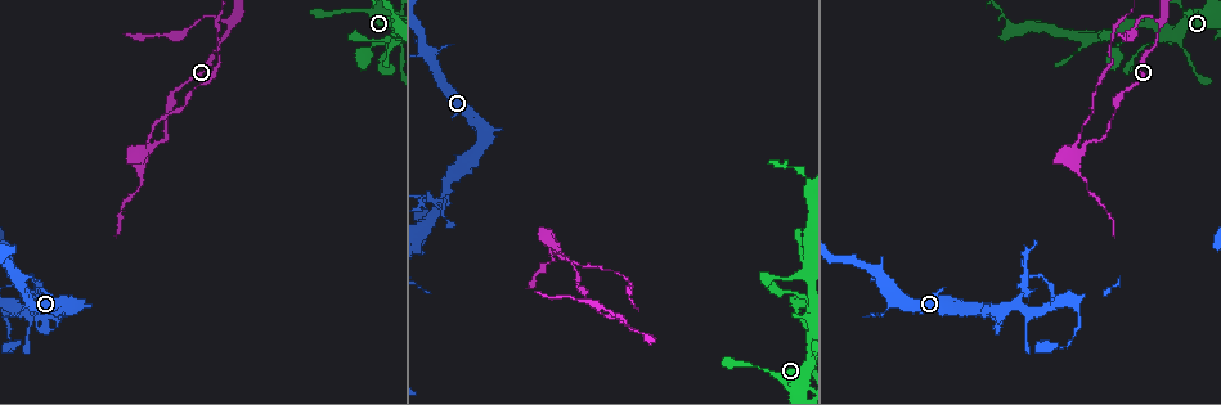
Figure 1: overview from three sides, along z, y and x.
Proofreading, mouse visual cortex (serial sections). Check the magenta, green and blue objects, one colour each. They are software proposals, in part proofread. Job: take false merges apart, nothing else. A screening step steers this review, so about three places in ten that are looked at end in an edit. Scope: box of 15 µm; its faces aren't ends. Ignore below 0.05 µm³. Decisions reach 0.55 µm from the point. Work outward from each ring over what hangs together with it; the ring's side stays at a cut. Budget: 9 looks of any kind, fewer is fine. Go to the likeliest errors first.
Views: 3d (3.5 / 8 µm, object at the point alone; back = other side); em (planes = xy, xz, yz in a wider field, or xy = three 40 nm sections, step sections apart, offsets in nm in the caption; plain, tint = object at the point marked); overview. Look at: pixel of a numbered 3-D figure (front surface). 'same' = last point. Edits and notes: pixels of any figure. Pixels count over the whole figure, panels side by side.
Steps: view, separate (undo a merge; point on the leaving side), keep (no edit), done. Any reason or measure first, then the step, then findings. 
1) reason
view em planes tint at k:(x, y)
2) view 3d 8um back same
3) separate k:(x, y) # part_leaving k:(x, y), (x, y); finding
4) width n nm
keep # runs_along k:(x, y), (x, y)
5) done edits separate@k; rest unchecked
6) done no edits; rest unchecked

a fork
view 3d 3.5um at 1:(227, 29)

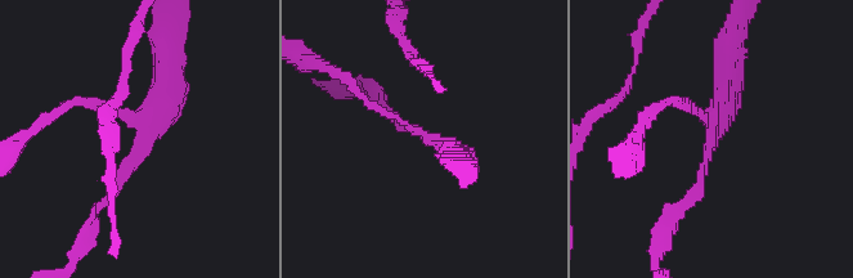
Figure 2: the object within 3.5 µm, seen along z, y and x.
arms 3; arm_widths 150, 150, 300 nm; shape alone is not enough
view em xy step 3 tint at 2:(713, 139)

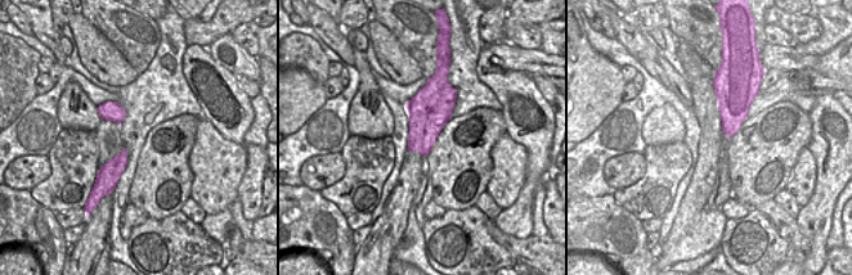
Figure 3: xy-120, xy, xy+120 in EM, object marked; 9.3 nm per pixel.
separate 2:(687, 104) # two cells meet here

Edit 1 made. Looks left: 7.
four-way junction
view 3d 3.5um at 1:(1077, 151)

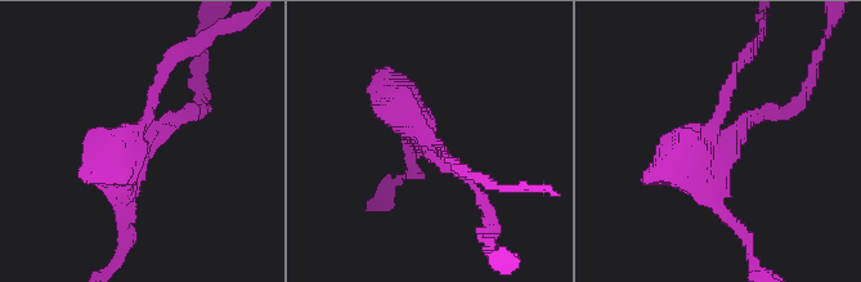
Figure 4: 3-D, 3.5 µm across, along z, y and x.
shape alone is not enough
view em xy step 5 tint at 4:(717, 142)

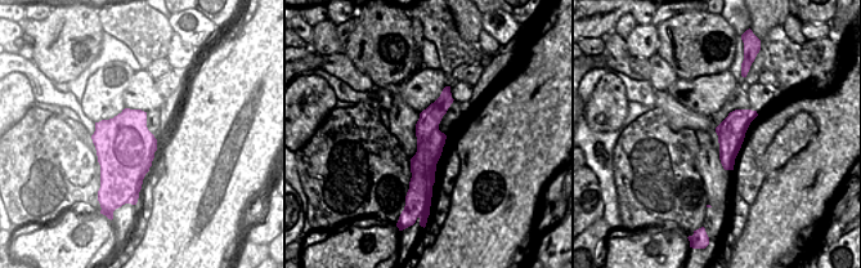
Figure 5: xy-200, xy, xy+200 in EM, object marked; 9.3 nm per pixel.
separate 4:(408, 107) # border 5:(435, 165), (429, 169), (424, 199); two cells meet here

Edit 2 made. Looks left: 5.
view overview

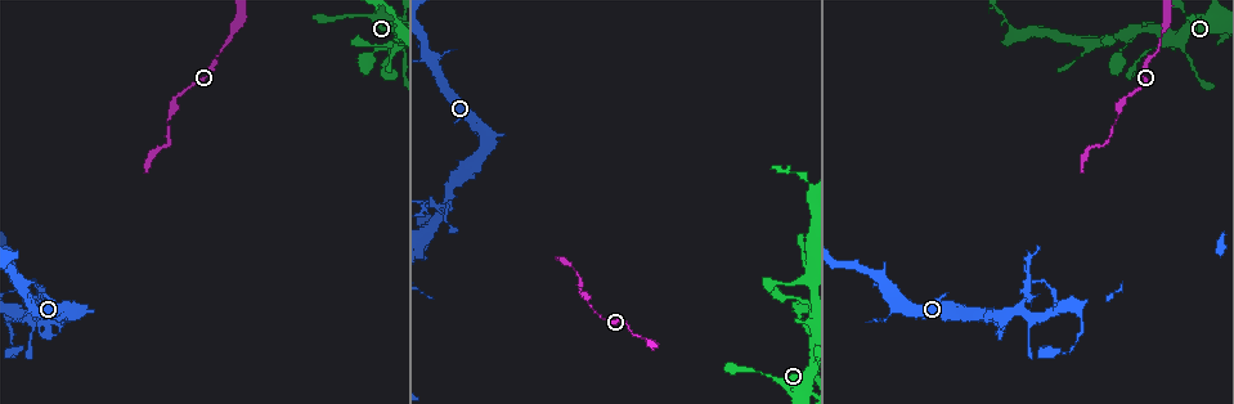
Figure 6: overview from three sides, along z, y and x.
sharp bend
view 3d 8um at 6:(448, 196)

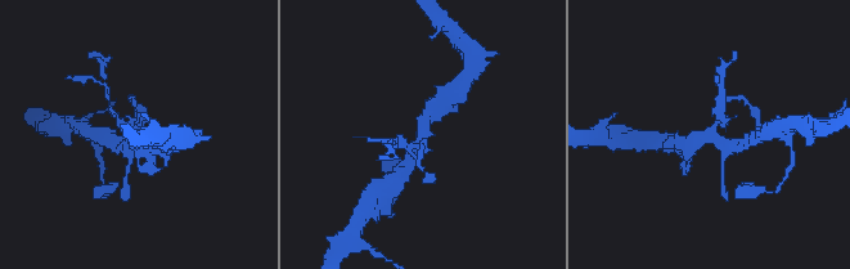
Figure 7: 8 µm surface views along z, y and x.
zoom in
view 3d 3.5um at 7:(707, 137)

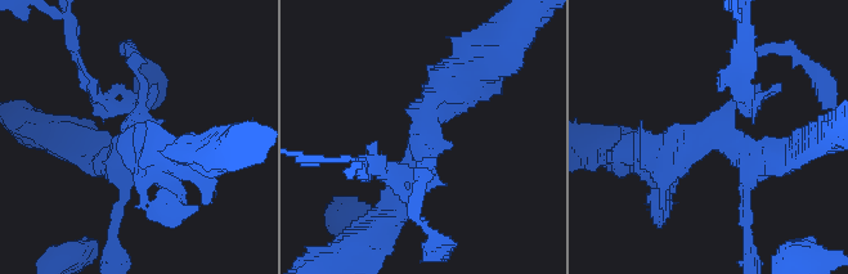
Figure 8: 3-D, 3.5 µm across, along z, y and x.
arms 4; arm_widths 150, 150, 350, 500 nm
view em planes tint at 8:(716, 136)

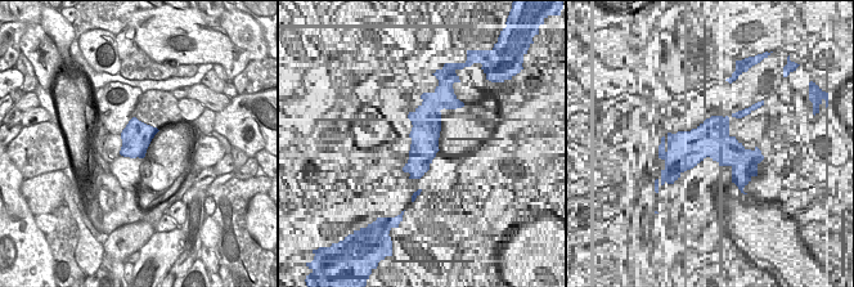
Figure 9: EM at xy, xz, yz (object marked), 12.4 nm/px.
separate 8:(758, 97) # part_leaving 8:(734, 107), (753, 99), (744, 36); two cells meet here

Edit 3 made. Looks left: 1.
done edits separate@2, separate@4, separate@8; rest unchecked

